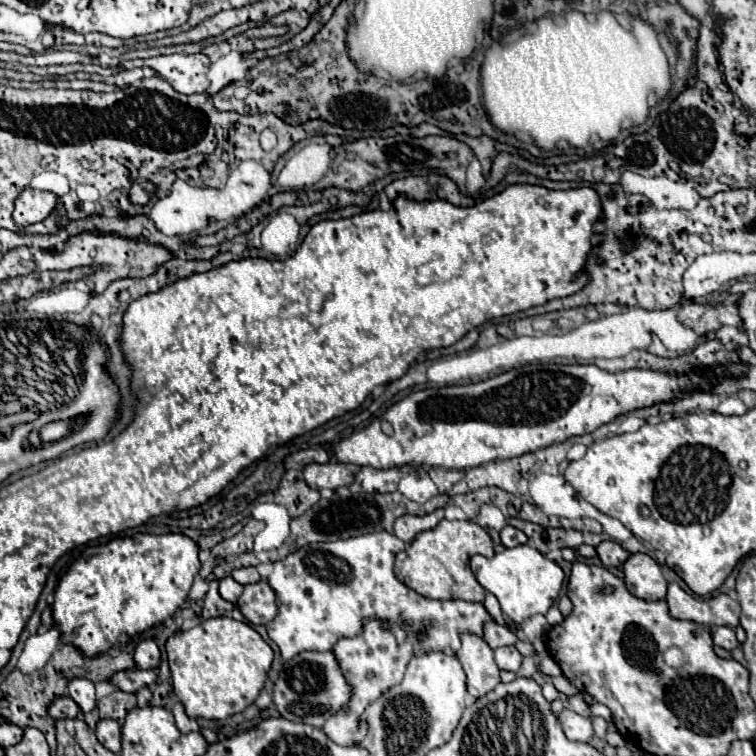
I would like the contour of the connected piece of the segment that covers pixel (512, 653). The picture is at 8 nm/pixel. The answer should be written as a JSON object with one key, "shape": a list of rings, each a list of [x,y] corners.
{"shape":[[[511,645],[511,647],[499,647],[495,649],[495,663],[499,669],[505,669],[505,671],[519,671],[521,667],[521,661],[523,661],[523,655]]]}

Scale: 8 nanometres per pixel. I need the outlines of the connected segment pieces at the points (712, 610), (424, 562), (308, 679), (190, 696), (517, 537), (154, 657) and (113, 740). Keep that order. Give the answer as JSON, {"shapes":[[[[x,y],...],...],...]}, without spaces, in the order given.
{"shapes":[[[[669,583],[667,597],[669,613],[675,619],[689,619],[701,625],[727,625],[735,629],[739,625],[739,601],[731,599],[729,595],[717,595],[709,599],[699,599],[685,593],[677,583]]],[[[441,519],[437,523],[435,529],[431,531],[421,531],[409,545],[405,551],[401,551],[395,559],[395,577],[405,583],[409,589],[417,591],[419,595],[423,597],[429,597],[429,599],[463,599],[463,601],[475,601],[475,603],[483,603],[485,599],[485,589],[479,585],[479,581],[475,579],[471,567],[469,567],[469,559],[471,555],[485,555],[485,557],[491,557],[495,553],[493,549],[493,541],[489,537],[489,533],[475,521],[447,521],[447,519]]],[[[303,651],[295,655],[291,661],[283,663],[283,671],[273,685],[273,703],[281,717],[289,721],[309,723],[313,727],[323,727],[323,723],[347,703],[351,697],[351,689],[347,687],[331,651],[317,653],[317,651]]],[[[227,615],[207,619],[207,631],[201,625],[177,631],[167,639],[165,649],[173,675],[173,691],[191,719],[225,719],[243,711],[263,689],[273,661],[273,649],[261,635],[247,623]]],[[[507,525],[507,527],[501,529],[501,541],[503,541],[505,547],[515,547],[515,545],[527,543],[527,535],[525,535],[523,531],[519,531],[519,529]]],[[[143,639],[139,641],[139,645],[135,647],[135,663],[141,669],[155,669],[161,661],[161,653],[159,647],[153,639]]],[[[99,719],[95,727],[95,735],[103,747],[109,751],[121,751],[121,725],[113,719]]]]}

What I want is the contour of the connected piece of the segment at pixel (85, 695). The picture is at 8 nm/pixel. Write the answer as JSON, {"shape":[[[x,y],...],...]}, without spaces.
{"shape":[[[71,679],[67,683],[67,693],[69,697],[79,705],[83,713],[91,711],[97,705],[95,699],[95,685],[89,679]]]}

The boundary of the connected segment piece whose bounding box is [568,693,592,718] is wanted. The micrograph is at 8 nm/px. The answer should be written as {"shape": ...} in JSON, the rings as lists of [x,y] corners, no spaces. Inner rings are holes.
{"shape":[[[580,693],[578,695],[568,698],[569,709],[579,713],[580,715],[592,718],[591,712],[587,703],[584,701],[583,695]]]}

